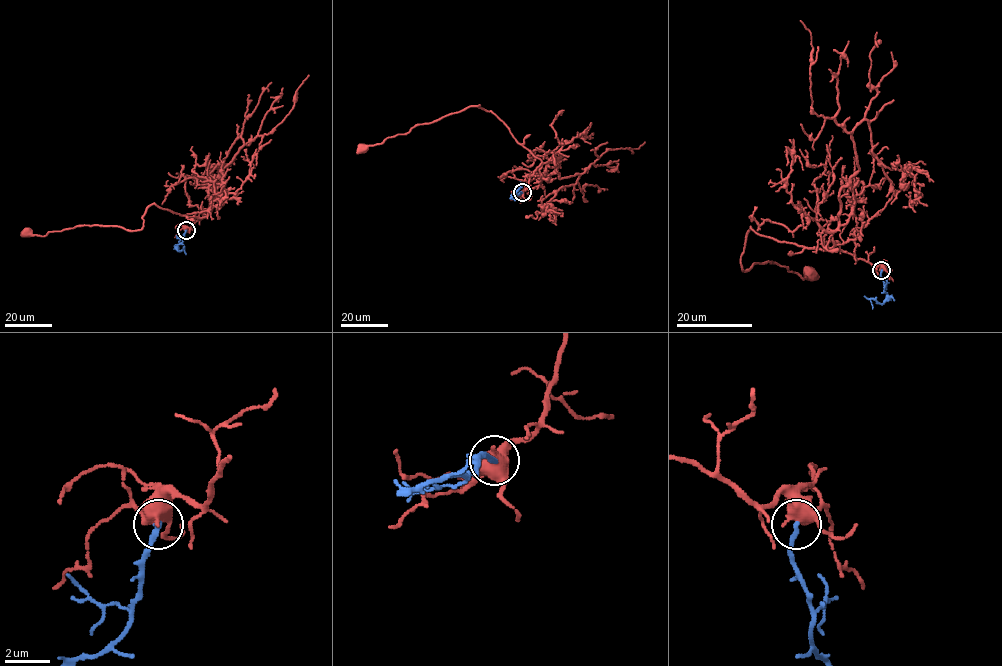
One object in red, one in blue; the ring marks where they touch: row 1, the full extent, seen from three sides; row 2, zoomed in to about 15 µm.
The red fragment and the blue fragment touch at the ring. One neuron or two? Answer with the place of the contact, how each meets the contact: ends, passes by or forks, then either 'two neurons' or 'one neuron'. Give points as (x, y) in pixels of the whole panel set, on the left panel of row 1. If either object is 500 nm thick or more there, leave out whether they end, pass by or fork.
at (186, 230); red forks there; blue ends there; two neurons

